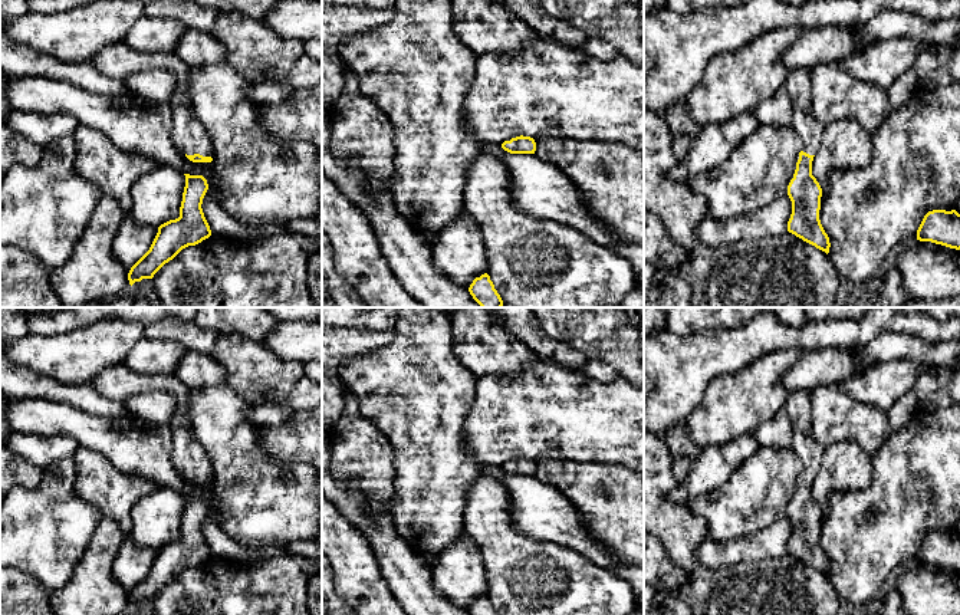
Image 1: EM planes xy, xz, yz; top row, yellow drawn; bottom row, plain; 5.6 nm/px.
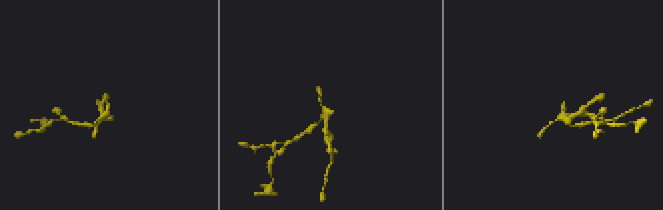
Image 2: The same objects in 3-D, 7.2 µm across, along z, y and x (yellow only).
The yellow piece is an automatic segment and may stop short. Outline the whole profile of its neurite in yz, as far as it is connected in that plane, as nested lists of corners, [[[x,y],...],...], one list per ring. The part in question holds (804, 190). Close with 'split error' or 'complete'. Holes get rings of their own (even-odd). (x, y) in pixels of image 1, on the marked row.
[[[800,68],[789,72],[783,88],[789,92],[793,108],[790,126],[803,142],[793,178],[788,185],[792,201],[788,231],[828,254],[831,243],[819,220],[822,188],[812,175],[812,161],[825,126],[812,114],[811,69]]] | split error

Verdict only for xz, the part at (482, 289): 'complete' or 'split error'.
complete

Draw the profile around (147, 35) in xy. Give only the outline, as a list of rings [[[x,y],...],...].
[[[144,14],[128,29],[122,43],[142,53],[174,53],[185,32],[180,22]]]

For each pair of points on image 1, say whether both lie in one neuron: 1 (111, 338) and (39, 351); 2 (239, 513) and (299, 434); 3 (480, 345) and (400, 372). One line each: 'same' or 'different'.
1: same
2: different
3: different

